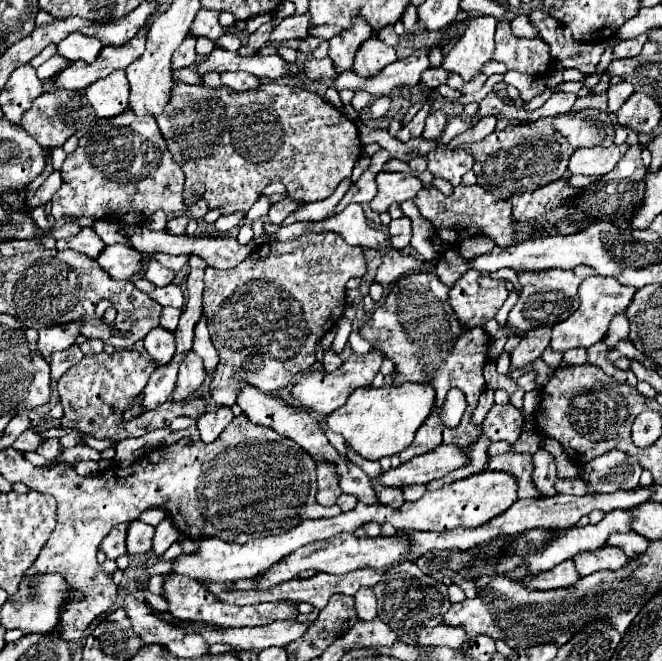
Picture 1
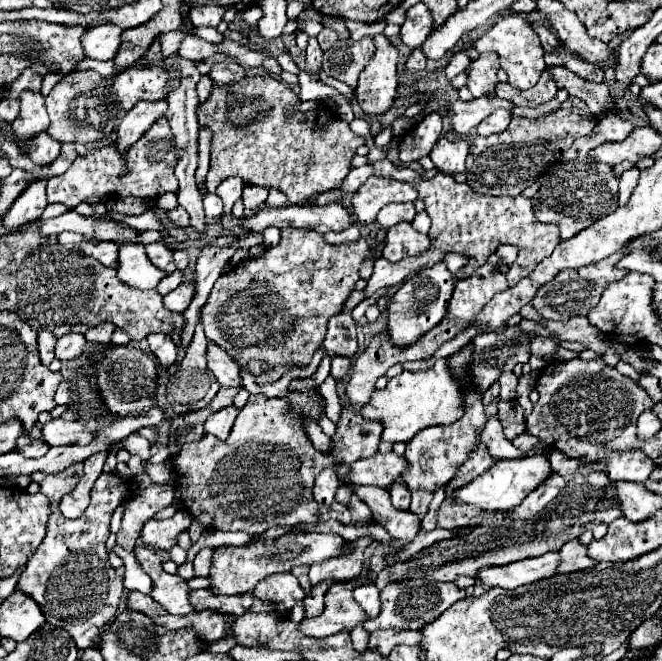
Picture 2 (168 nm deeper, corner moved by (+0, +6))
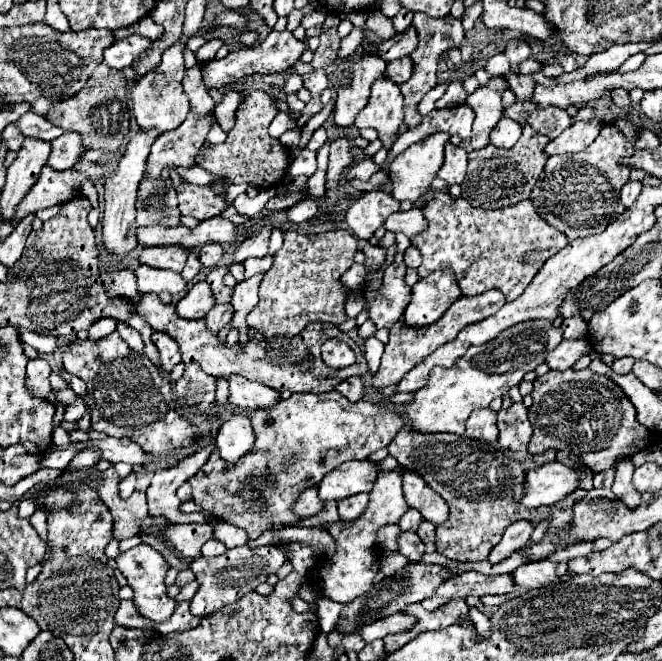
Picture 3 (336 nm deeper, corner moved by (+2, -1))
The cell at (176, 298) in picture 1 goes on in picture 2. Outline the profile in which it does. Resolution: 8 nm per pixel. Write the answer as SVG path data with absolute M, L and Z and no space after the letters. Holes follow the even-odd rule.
M186 281L186 283L180 283L168 295L164 295L164 305L170 311L182 313L186 309L186 305L190 303L190 297L194 297L194 283L192 281Z

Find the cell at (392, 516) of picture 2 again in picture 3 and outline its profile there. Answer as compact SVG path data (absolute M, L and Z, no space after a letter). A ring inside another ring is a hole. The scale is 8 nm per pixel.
M402 532L400 534L400 554L404 554L410 562L420 562L426 548L424 542L418 538L416 532Z

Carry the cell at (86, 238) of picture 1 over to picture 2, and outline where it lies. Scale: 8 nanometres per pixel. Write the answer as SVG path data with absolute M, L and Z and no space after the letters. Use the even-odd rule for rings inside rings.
M84 241L80 243L80 251L98 259L106 267L114 267L114 261L118 259L118 245L110 241Z

